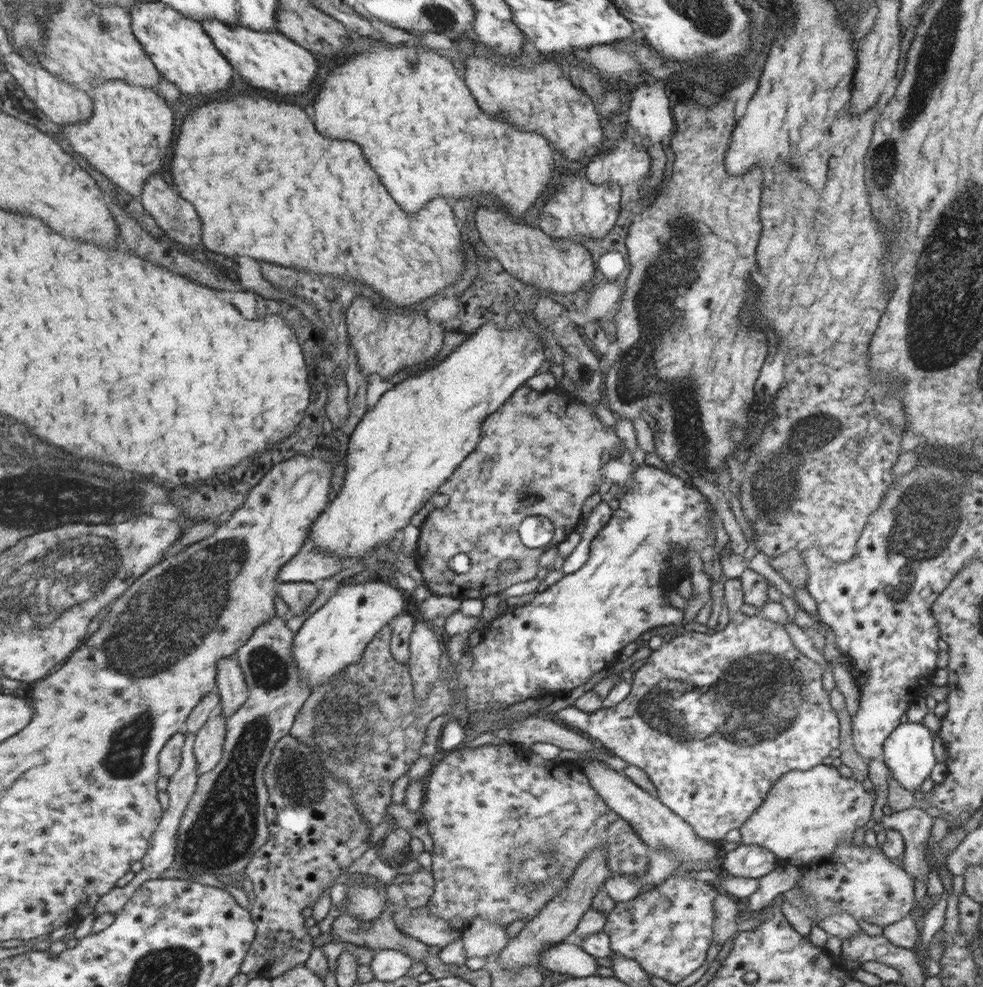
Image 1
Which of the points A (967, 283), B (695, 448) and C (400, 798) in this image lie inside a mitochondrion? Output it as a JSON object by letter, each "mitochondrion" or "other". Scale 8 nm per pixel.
{"A":"mitochondrion","B":"mitochondrion","C":"other"}

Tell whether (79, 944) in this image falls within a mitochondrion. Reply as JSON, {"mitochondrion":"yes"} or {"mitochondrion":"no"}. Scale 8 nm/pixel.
{"mitochondrion":"no"}

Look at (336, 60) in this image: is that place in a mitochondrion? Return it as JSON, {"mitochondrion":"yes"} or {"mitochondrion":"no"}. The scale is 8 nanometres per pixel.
{"mitochondrion":"no"}

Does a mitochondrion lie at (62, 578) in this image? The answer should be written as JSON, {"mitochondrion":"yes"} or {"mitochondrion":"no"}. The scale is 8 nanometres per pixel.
{"mitochondrion":"yes"}

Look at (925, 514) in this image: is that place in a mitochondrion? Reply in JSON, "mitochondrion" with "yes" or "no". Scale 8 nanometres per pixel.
{"mitochondrion":"yes"}

